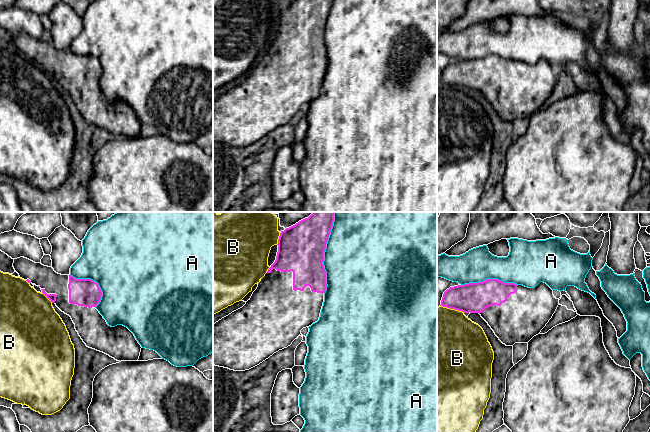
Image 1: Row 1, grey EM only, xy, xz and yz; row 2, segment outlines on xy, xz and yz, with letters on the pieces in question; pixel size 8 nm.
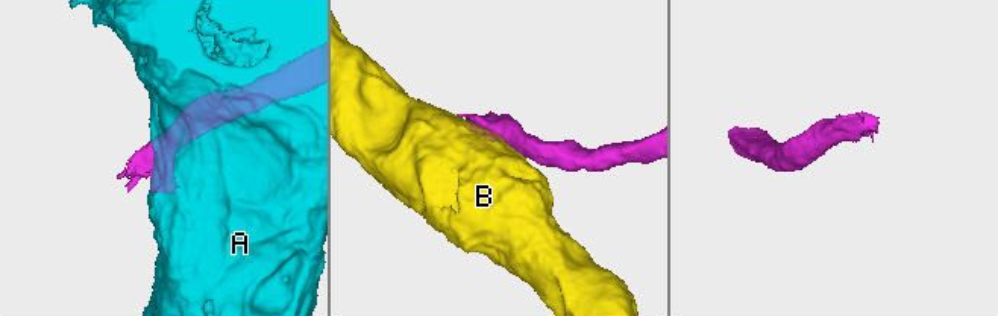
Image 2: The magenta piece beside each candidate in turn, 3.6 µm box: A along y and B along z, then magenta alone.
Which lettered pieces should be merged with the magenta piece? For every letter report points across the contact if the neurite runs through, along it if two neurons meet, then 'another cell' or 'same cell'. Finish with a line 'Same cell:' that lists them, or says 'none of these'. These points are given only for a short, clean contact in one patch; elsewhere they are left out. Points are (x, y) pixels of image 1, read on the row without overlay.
A: another cell
B: another cell
Same cell: none of these

